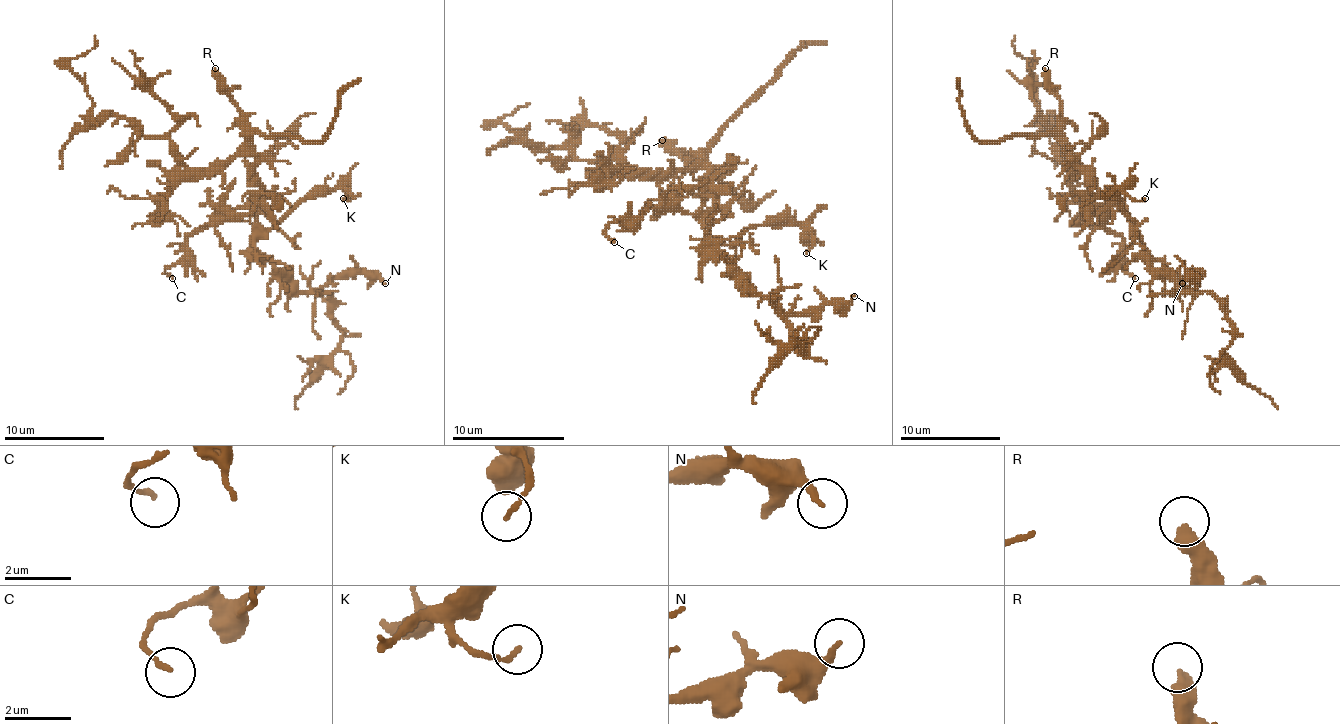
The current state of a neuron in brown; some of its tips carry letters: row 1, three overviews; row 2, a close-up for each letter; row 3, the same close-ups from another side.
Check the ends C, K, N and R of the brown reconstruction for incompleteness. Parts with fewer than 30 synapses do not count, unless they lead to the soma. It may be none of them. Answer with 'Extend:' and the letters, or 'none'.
Extend: none

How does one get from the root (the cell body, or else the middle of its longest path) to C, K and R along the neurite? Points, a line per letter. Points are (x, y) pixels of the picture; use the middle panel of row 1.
C: (713, 202), (710, 208), (696, 214), (648, 208), (631, 228), (620, 219), (614, 219), (606, 231), (614, 242)
K: (713, 202), (710, 234), (719, 242), (730, 245), (747, 228), (767, 222), (798, 222), (812, 236), (806, 253)
R: (713, 202), (707, 185), (707, 171), (696, 160), (685, 157), (671, 143), (662, 140)

